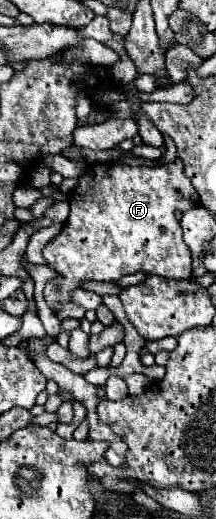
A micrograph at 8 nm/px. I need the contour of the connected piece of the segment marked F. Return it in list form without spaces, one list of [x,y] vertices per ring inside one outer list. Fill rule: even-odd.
[[[176,160],[176,162],[172,162],[172,164],[162,164],[162,166],[120,166],[120,164],[116,164],[116,162],[104,162],[104,164],[92,164],[92,166],[88,166],[88,168],[84,170],[84,174],[80,176],[80,184],[72,190],[74,194],[70,194],[70,216],[68,216],[68,220],[64,222],[62,232],[60,232],[56,238],[52,238],[52,240],[46,244],[46,248],[44,248],[46,264],[48,264],[50,268],[54,268],[56,272],[62,274],[60,280],[56,278],[56,280],[48,282],[48,286],[44,288],[44,296],[46,296],[46,302],[48,302],[50,308],[54,308],[56,302],[68,302],[68,300],[70,300],[70,298],[68,298],[70,286],[78,286],[82,280],[108,280],[108,282],[110,282],[110,280],[120,280],[120,278],[126,276],[126,274],[136,274],[136,272],[140,272],[140,270],[142,270],[144,274],[158,274],[158,276],[164,276],[164,278],[178,278],[178,280],[192,276],[190,250],[188,250],[188,246],[186,246],[184,240],[182,240],[182,228],[180,228],[180,222],[178,222],[178,216],[176,216],[176,214],[178,214],[178,212],[182,214],[184,210],[198,206],[200,200],[198,200],[198,194],[196,194],[194,186],[192,186],[192,184],[188,182],[188,178],[184,176],[182,168],[184,168],[184,164],[182,164],[180,160]],[[56,286],[60,286],[62,290],[60,290],[60,292],[54,292]]]

